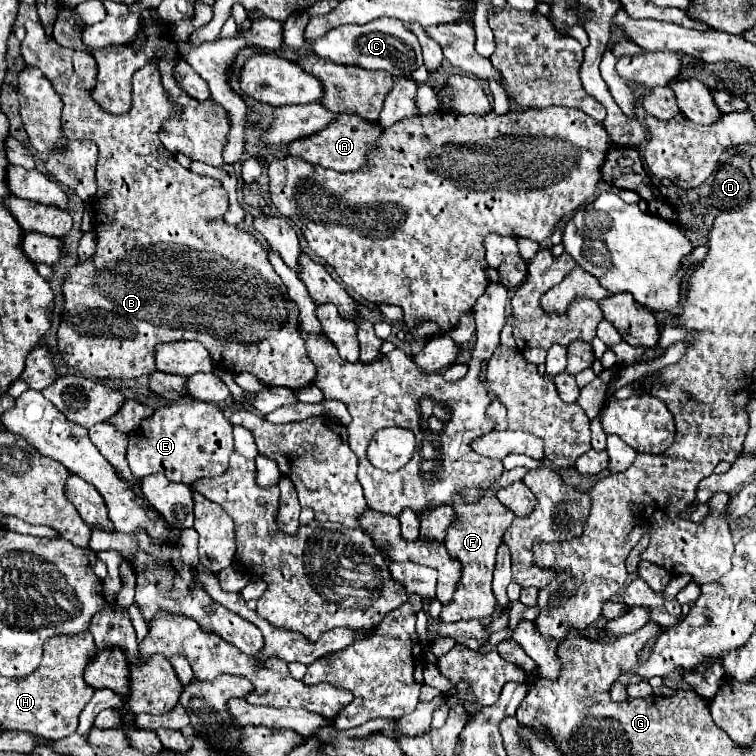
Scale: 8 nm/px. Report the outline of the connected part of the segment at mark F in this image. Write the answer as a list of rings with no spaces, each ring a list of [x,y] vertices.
[[[522,467],[504,470],[500,479],[494,482],[494,486],[490,490],[486,490],[486,494],[480,498],[478,504],[466,504],[460,496],[456,496],[454,510],[456,510],[458,524],[448,528],[446,550],[450,552],[452,558],[460,560],[462,578],[460,578],[460,584],[454,592],[452,600],[448,604],[442,604],[442,612],[440,612],[442,622],[458,622],[458,620],[472,620],[472,618],[482,620],[482,618],[488,618],[494,614],[496,598],[492,594],[492,570],[494,570],[494,562],[496,562],[496,550],[502,544],[502,536],[504,536],[506,528],[514,520],[514,514],[498,502],[496,494],[501,488],[516,482],[516,480],[522,480],[522,476],[525,476],[527,472],[528,470]]]

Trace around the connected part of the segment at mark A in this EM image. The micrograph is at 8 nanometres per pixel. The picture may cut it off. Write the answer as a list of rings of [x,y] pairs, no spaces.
[[[338,114],[336,122],[324,128],[320,134],[292,142],[288,146],[288,152],[290,156],[304,158],[306,162],[312,162],[324,168],[332,168],[338,172],[354,172],[366,164],[366,154],[370,146],[380,138],[380,134],[382,134],[382,128],[376,122],[362,120],[356,114]]]

